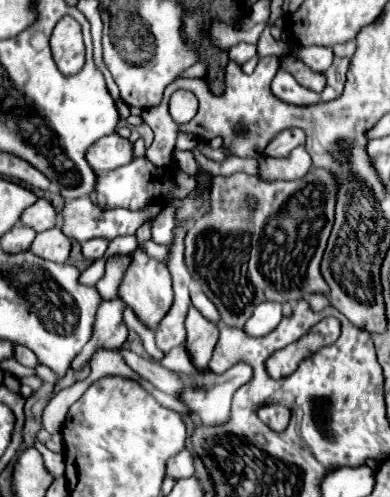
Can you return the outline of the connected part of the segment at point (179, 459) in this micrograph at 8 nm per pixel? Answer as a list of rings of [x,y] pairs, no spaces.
[[[184,449],[184,451],[178,453],[176,457],[172,457],[172,459],[168,461],[166,475],[174,477],[174,479],[184,479],[184,477],[194,475],[194,455],[192,455],[188,449]]]

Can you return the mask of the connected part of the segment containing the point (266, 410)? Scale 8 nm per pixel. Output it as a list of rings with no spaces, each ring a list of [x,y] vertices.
[[[262,405],[258,411],[256,411],[258,419],[264,421],[270,429],[274,431],[284,431],[288,427],[288,421],[290,421],[290,411],[282,405]]]

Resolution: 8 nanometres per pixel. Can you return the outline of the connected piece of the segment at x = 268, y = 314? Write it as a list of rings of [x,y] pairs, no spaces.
[[[264,301],[254,309],[254,315],[246,321],[244,333],[248,337],[264,337],[280,323],[280,317],[282,317],[282,305],[274,301]]]

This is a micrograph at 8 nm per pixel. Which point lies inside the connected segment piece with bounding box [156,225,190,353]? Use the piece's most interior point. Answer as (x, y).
(170, 332)

